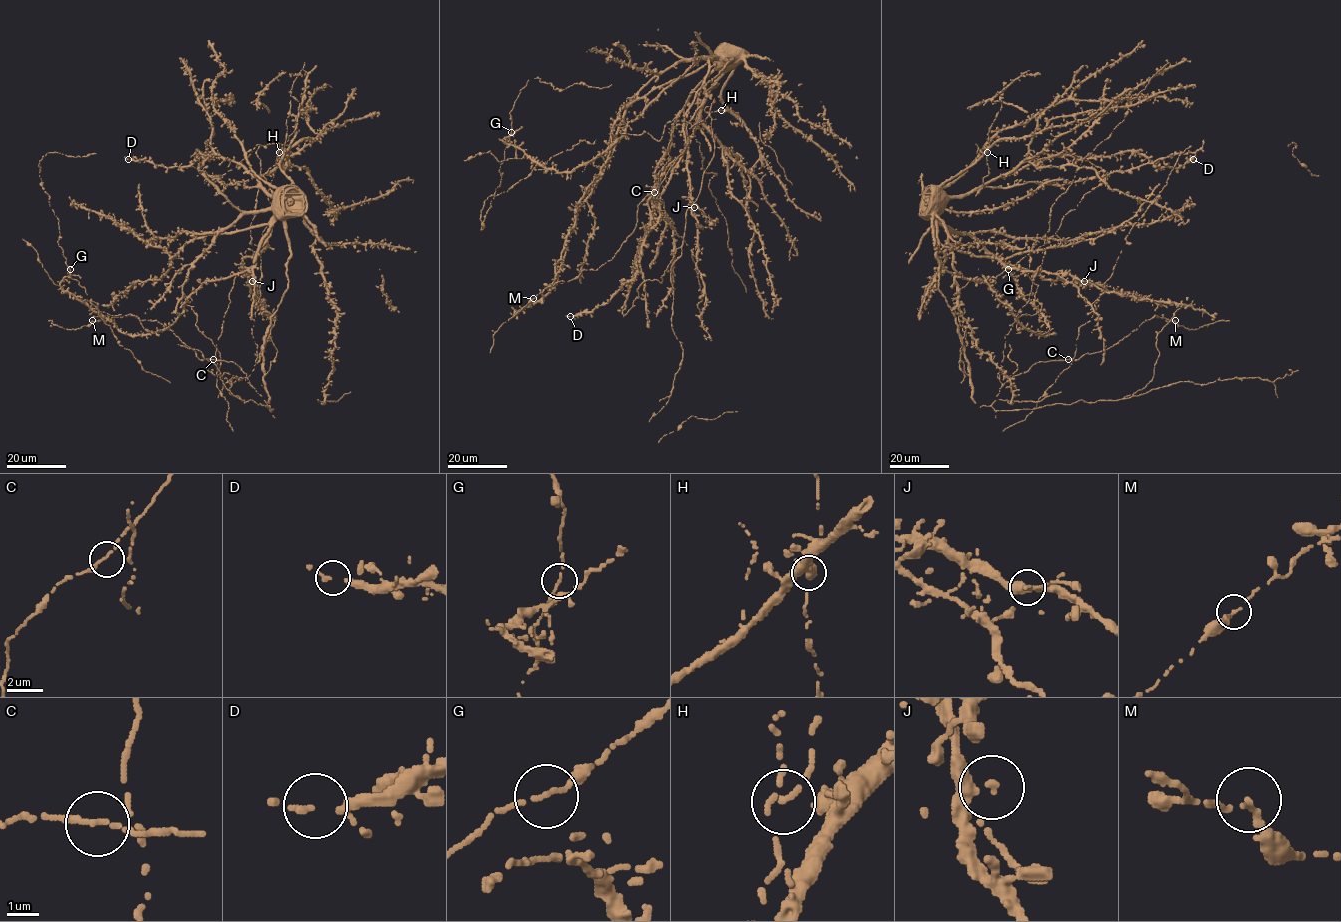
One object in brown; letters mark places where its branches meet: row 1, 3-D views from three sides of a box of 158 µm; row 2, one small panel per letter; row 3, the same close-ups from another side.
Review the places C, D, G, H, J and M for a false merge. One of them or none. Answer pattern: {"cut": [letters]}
{"cut": []}

